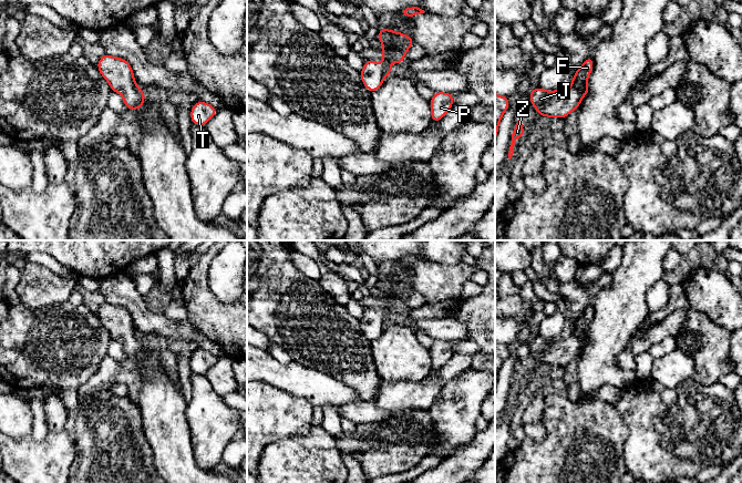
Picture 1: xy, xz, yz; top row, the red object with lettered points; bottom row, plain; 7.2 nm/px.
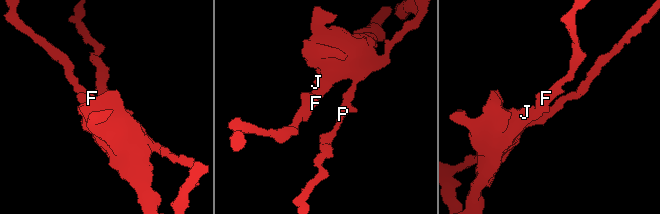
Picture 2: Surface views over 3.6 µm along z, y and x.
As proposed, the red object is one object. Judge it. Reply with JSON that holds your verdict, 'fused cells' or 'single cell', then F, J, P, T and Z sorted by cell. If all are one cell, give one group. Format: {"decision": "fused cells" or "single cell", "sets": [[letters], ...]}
{"decision": "single cell", "sets": [["F", "J", "P", "T", "Z"]]}

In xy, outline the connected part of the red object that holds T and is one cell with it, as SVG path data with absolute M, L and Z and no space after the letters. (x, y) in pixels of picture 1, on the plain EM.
M197 349L190 358L190 368L194 373L198 374L205 374L210 367L213 367L216 361L217 357L215 357L213 353L203 350Z

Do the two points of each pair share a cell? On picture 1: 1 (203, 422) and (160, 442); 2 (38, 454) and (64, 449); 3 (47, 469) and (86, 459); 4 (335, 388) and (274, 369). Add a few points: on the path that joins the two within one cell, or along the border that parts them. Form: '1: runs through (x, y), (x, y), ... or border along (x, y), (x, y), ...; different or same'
1: border along (187, 402), (186, 419), (194, 453); different
2: runs through (44, 454), (54, 454), (58, 451); same
3: border along (72, 435), (75, 442), (75, 458), (68, 471); different
4: runs through (319, 388), (289, 377); same

